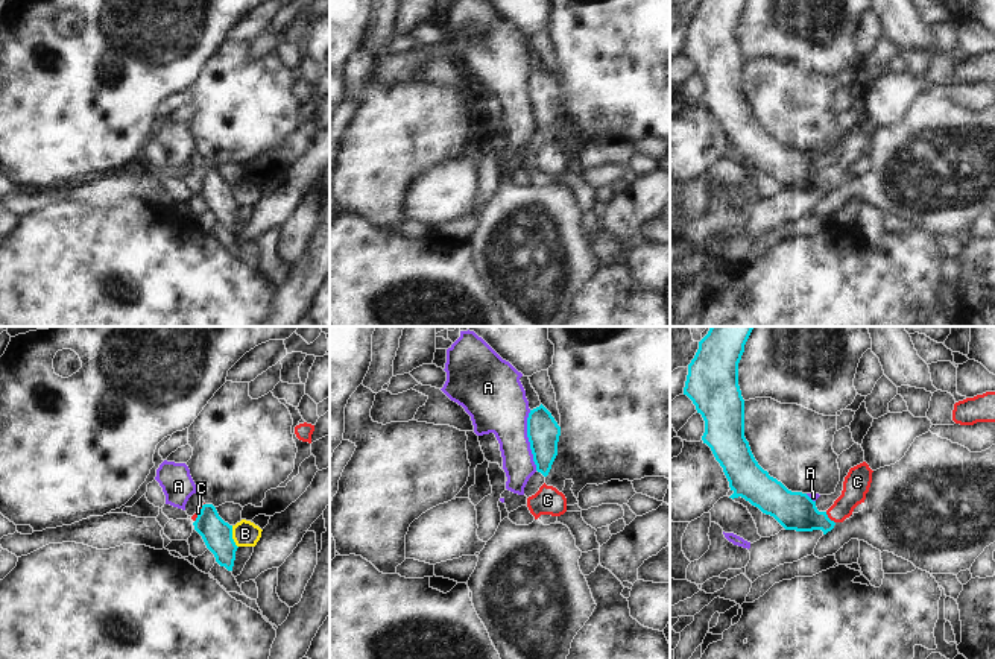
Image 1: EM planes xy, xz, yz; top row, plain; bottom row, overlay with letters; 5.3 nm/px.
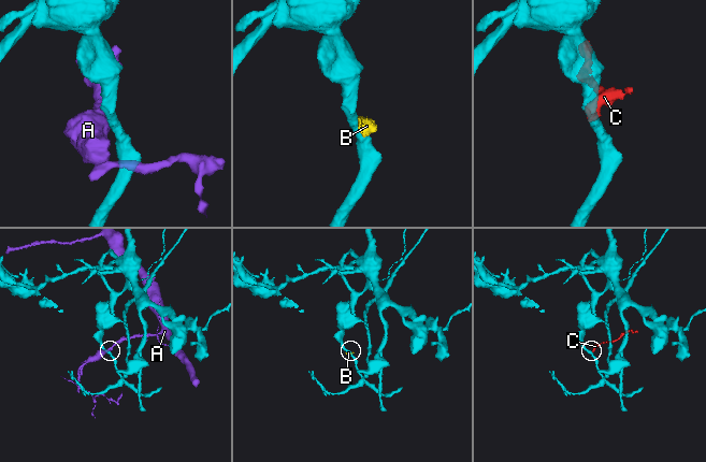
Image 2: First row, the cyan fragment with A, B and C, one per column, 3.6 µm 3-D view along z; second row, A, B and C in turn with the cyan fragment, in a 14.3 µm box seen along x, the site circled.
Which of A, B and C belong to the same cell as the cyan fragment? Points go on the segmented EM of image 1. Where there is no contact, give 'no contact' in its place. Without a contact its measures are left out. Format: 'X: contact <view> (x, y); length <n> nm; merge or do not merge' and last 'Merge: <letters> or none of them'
A: contact xz (529, 441); length 320 nm; do not merge
B: contact xy (231, 536); length 120 nm; do not merge
C: contact yz (828, 518); length 80 nm; do not merge
Merge: none of them

